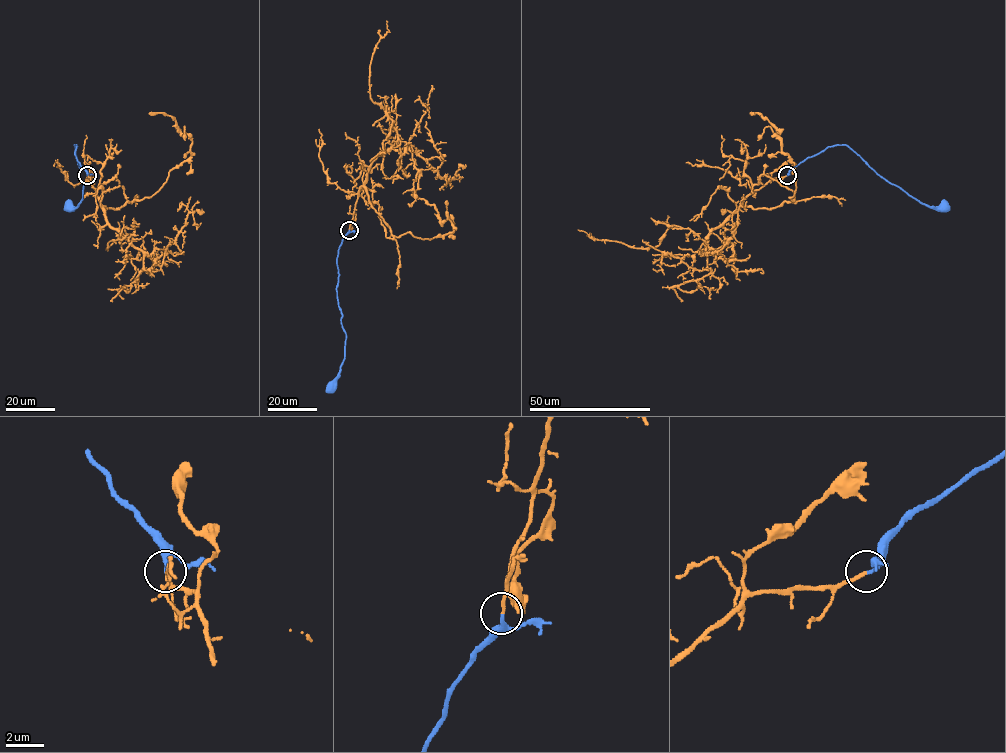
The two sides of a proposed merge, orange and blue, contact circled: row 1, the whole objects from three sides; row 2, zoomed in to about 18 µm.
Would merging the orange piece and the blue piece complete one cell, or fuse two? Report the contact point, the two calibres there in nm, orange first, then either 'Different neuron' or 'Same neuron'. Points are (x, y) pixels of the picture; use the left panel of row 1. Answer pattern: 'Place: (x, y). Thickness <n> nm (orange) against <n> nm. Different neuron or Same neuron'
Place: (87, 175). Thickness 170 nm (orange) against 240 nm. Same neuron

